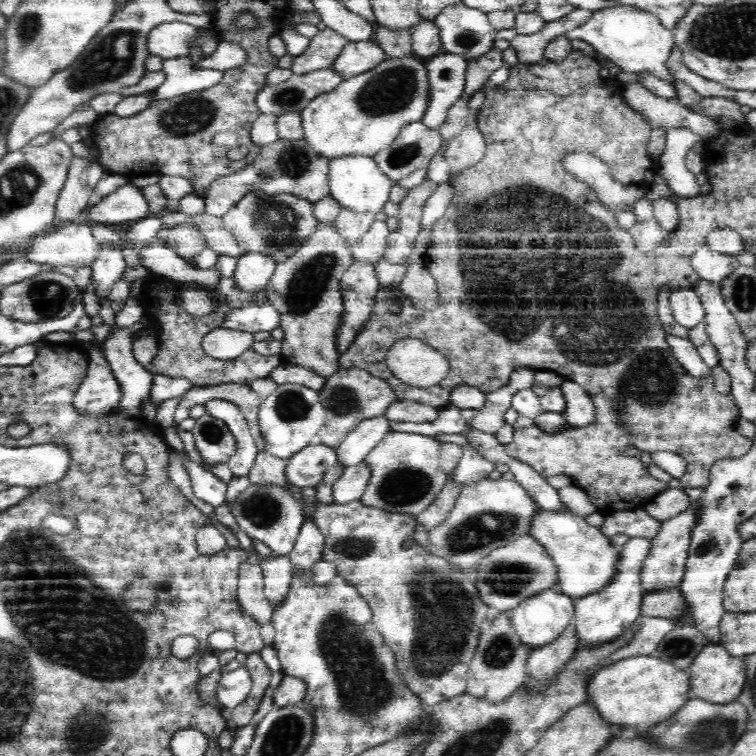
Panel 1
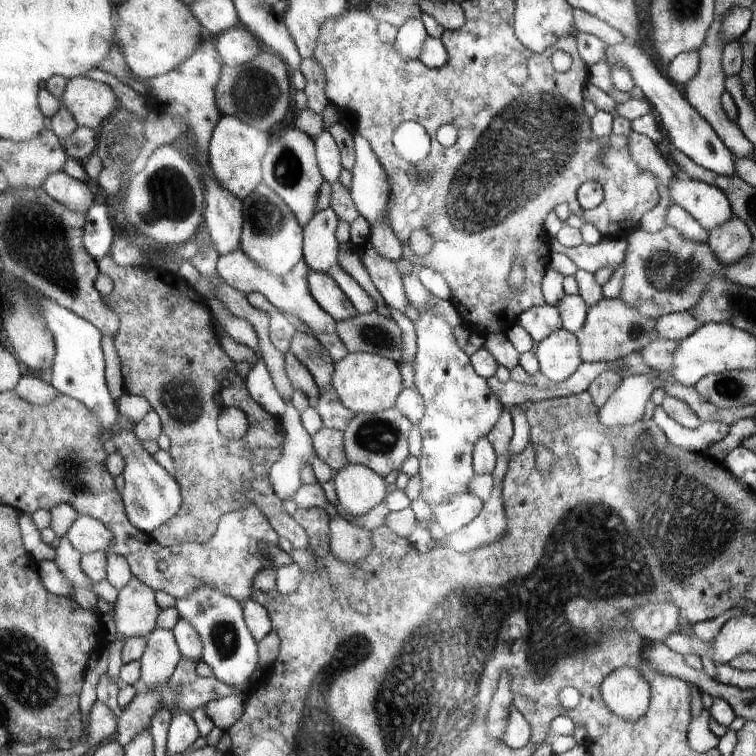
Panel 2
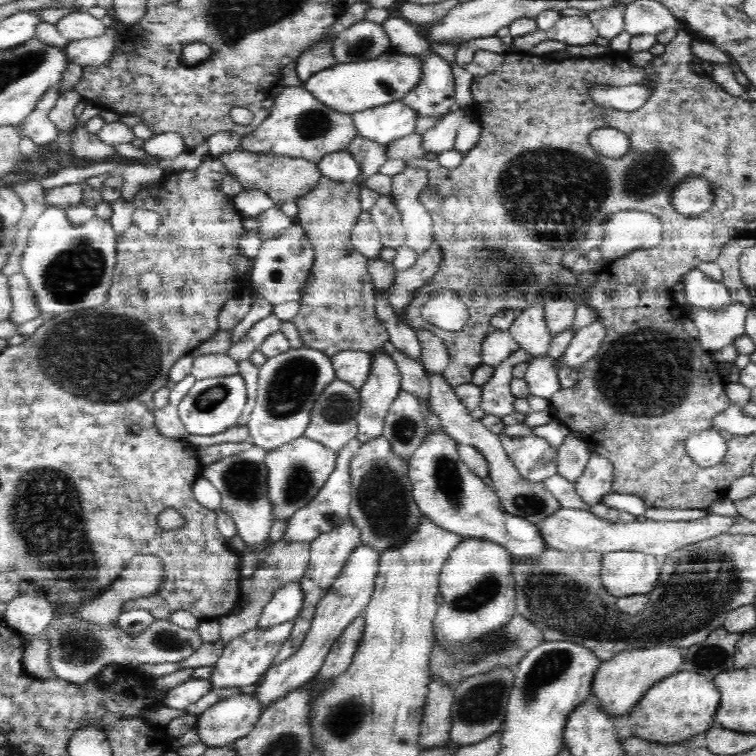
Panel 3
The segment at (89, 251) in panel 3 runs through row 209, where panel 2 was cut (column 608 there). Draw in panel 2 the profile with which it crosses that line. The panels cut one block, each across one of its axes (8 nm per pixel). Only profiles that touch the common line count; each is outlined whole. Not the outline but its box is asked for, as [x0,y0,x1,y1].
[604,40,736,176]

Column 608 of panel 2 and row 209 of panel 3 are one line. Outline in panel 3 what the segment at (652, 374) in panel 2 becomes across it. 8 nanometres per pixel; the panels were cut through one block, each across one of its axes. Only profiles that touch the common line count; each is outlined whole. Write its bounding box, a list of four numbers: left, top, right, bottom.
[391,169,432,255]

